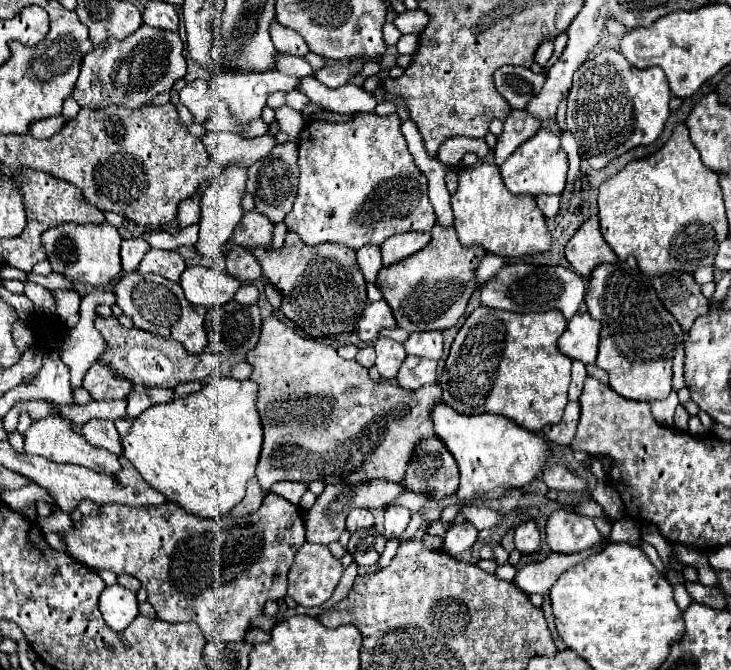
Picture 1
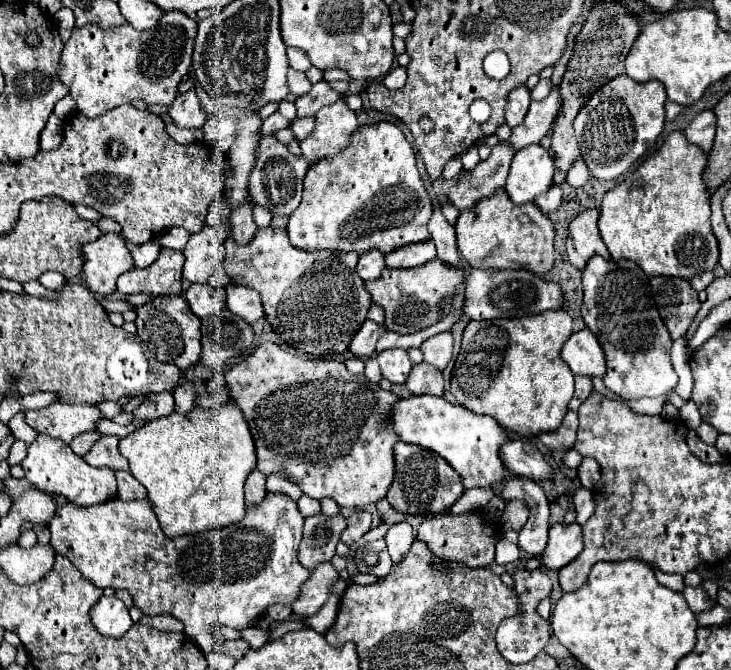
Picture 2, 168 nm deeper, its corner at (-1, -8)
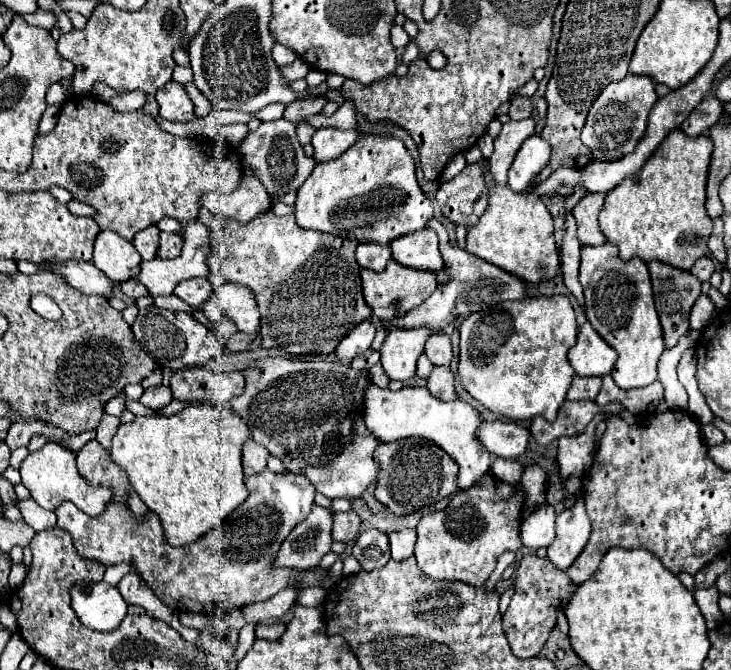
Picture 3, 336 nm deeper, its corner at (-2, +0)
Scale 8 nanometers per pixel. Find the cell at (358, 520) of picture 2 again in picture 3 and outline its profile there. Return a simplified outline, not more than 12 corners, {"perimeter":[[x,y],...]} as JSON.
{"perimeter":[[355,511],[333,513],[333,541],[349,543],[359,535]]}

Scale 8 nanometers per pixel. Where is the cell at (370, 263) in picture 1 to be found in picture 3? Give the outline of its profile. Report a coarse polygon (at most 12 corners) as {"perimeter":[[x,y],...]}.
{"perimeter":[[359,243],[355,259],[359,267],[383,271],[391,259],[391,247]]}

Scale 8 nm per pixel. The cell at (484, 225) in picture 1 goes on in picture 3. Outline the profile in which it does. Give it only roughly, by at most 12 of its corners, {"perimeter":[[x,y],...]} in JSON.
{"perimeter":[[493,183],[467,251],[525,283],[559,273],[553,217]]}

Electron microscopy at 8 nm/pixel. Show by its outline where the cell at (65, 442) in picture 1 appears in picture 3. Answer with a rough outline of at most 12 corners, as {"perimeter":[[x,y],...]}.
{"perimeter":[[57,443],[25,457],[19,473],[33,501],[55,511],[71,501],[105,511],[111,491],[79,475],[73,451]]}

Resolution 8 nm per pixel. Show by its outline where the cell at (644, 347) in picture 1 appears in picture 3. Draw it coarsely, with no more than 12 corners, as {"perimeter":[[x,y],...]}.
{"perimeter":[[581,247],[585,313],[619,353],[621,389],[657,381],[665,349],[641,259]]}

